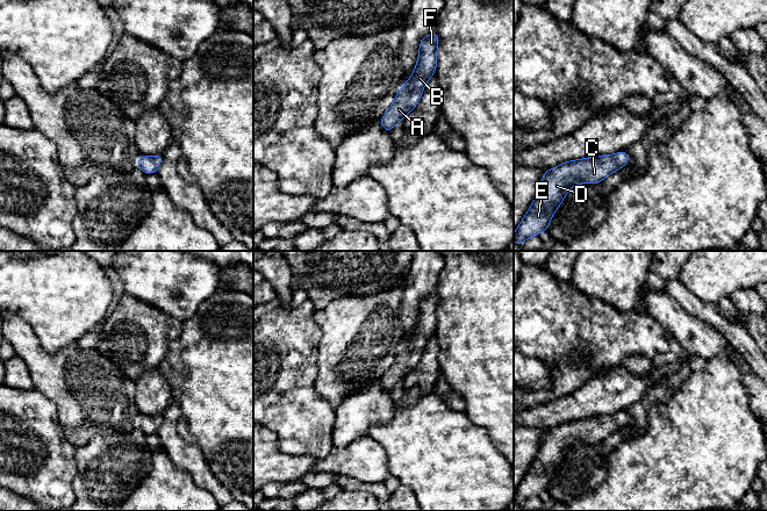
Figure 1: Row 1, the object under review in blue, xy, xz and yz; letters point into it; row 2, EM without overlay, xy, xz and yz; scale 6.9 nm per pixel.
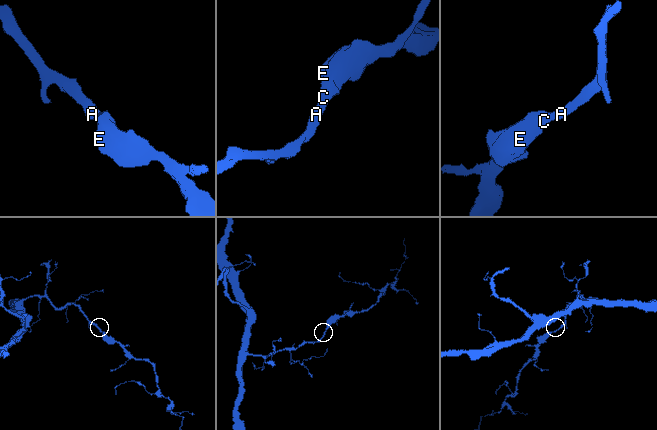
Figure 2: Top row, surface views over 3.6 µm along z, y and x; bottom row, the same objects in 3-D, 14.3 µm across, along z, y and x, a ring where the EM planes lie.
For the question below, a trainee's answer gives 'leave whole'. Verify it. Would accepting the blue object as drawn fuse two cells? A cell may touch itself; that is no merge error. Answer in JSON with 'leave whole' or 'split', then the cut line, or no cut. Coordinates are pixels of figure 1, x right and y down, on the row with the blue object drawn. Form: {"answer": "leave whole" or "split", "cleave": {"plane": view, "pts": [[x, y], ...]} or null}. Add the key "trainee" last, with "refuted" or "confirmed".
{"answer": "leave whole", "cleave": null, "trainee": "confirmed"}

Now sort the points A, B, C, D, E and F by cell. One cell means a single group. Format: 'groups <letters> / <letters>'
groups A B C D E F

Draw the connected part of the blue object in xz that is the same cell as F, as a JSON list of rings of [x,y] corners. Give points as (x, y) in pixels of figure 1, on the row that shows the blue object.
[[[435,31],[425,35],[420,43],[418,59],[409,80],[399,89],[393,105],[385,111],[380,122],[390,132],[418,103],[428,80],[435,75],[439,37]]]

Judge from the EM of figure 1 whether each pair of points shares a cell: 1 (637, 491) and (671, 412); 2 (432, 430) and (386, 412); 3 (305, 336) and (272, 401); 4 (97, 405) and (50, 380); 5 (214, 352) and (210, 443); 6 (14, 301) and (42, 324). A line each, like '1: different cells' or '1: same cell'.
1: same cell
2: different cells
3: same cell
4: same cell
5: same cell
6: same cell

